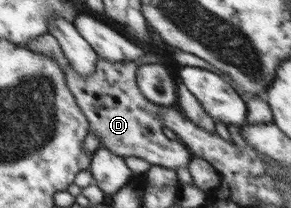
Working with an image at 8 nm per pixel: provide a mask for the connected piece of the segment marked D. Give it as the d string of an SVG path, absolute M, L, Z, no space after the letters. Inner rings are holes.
M49 32L30 39L25 46L60 63L59 67L64 71L67 87L86 116L89 131L99 138L100 147L107 148L119 157L145 159L154 168L176 171L177 168L188 167L193 155L186 146L163 134L164 123L159 117L159 107L149 101L137 85L136 64L98 58L95 71L91 75L82 76L71 67L58 41Z

